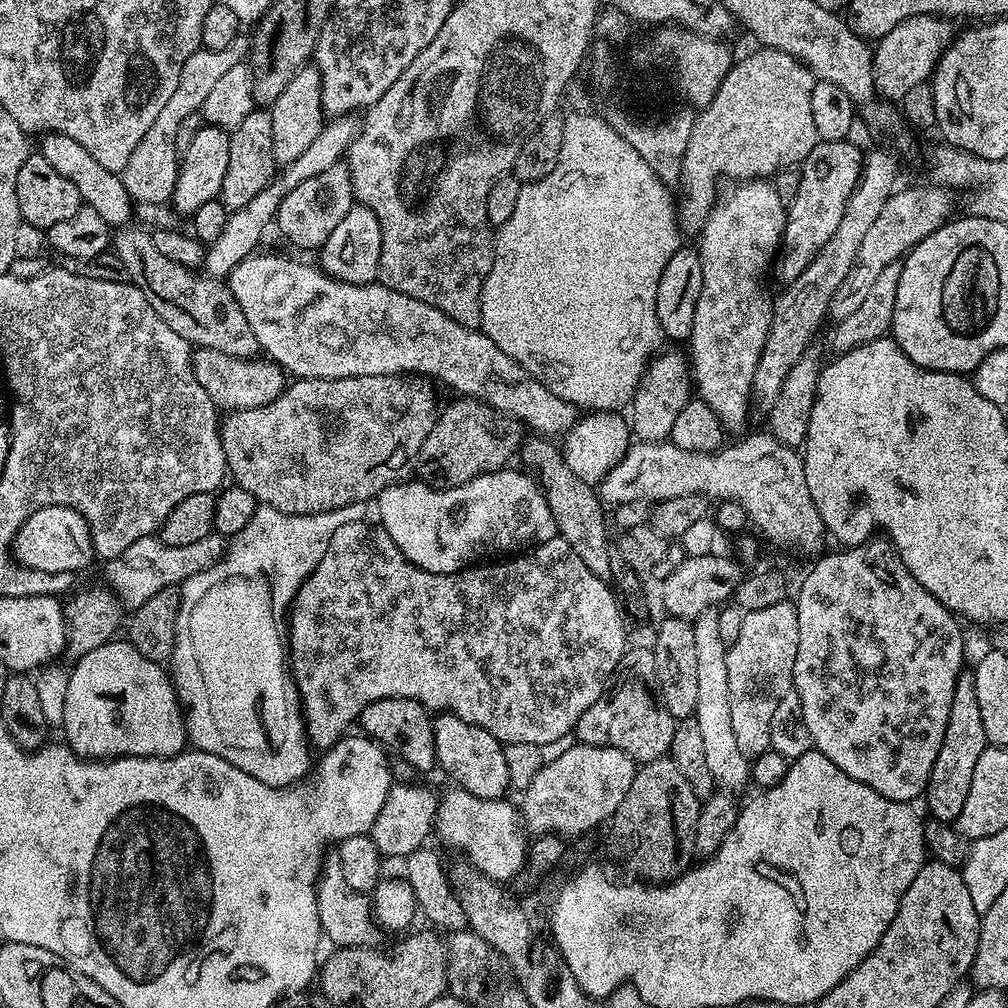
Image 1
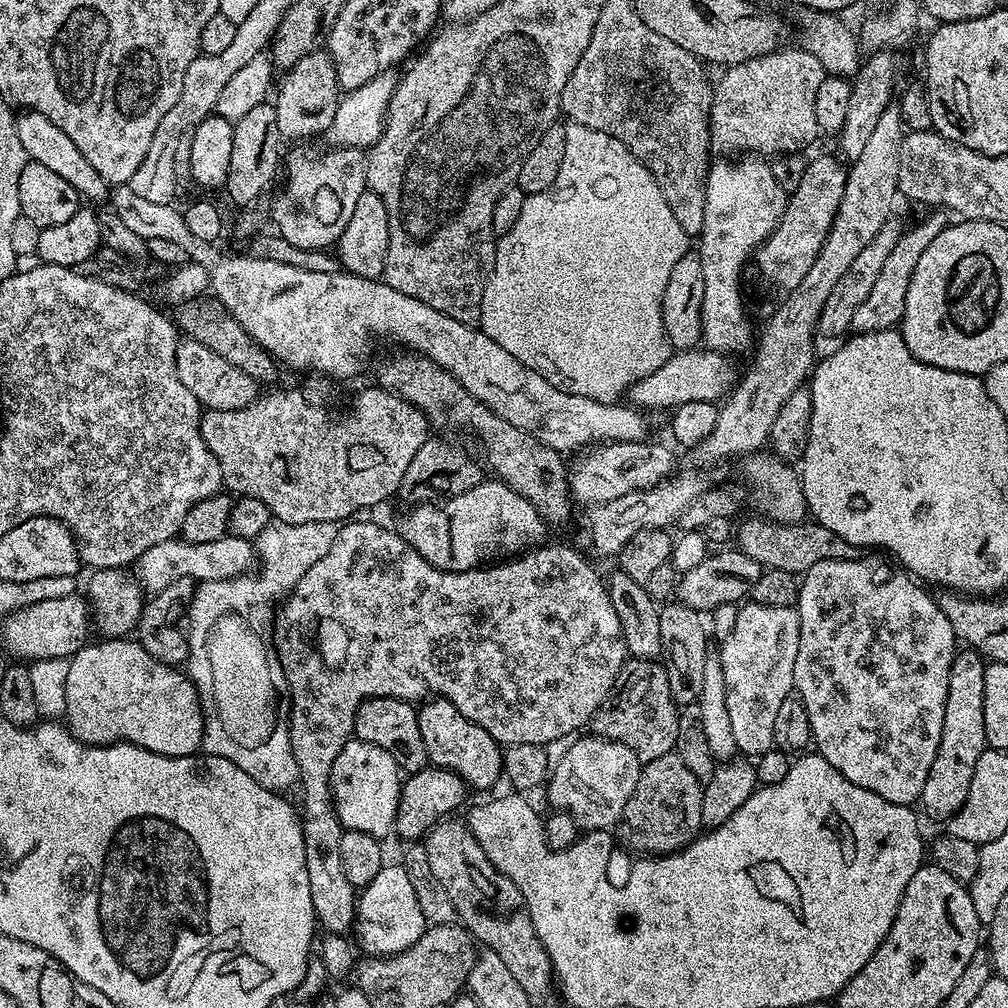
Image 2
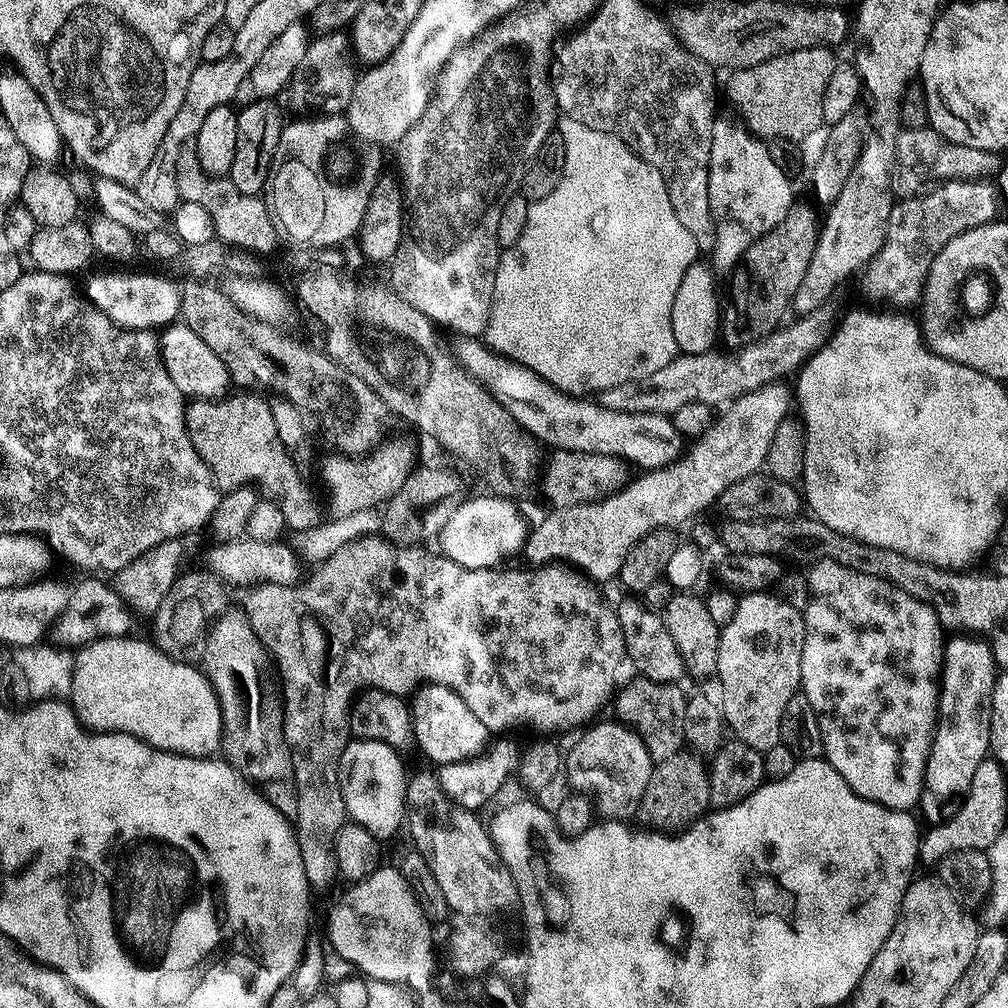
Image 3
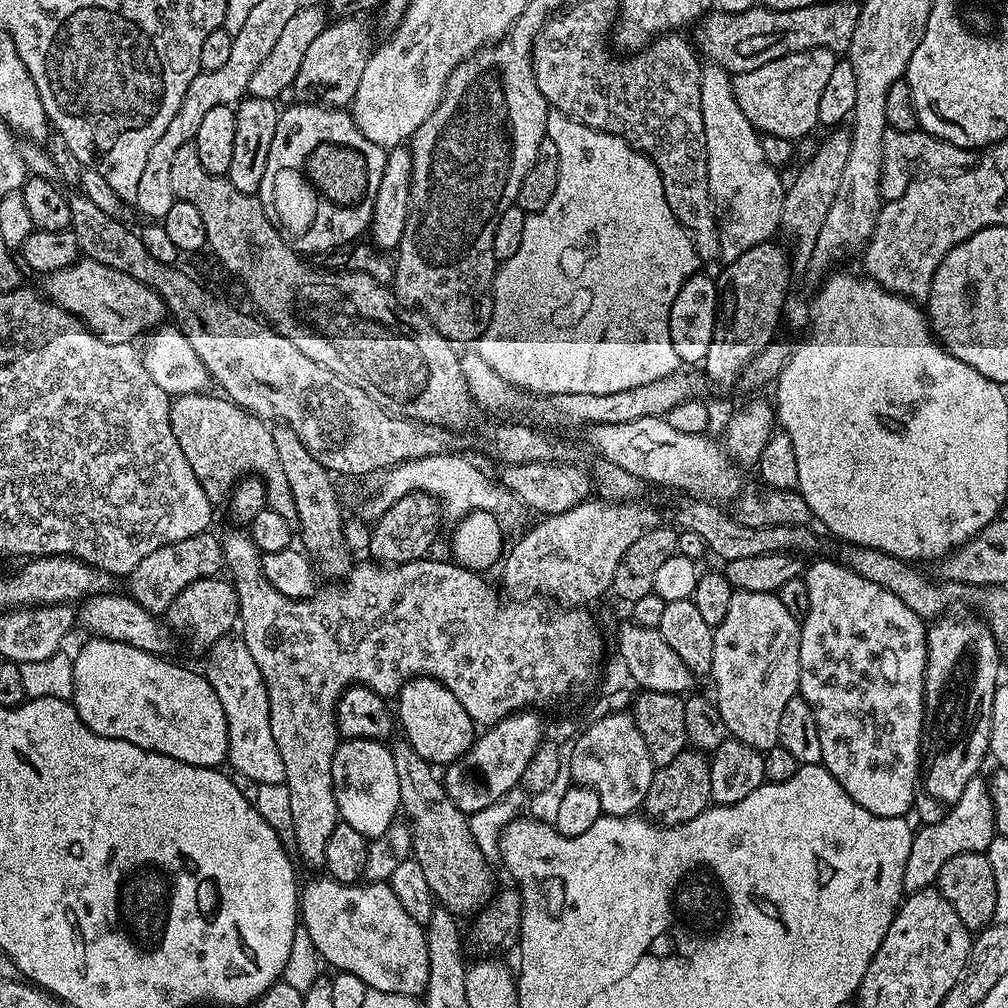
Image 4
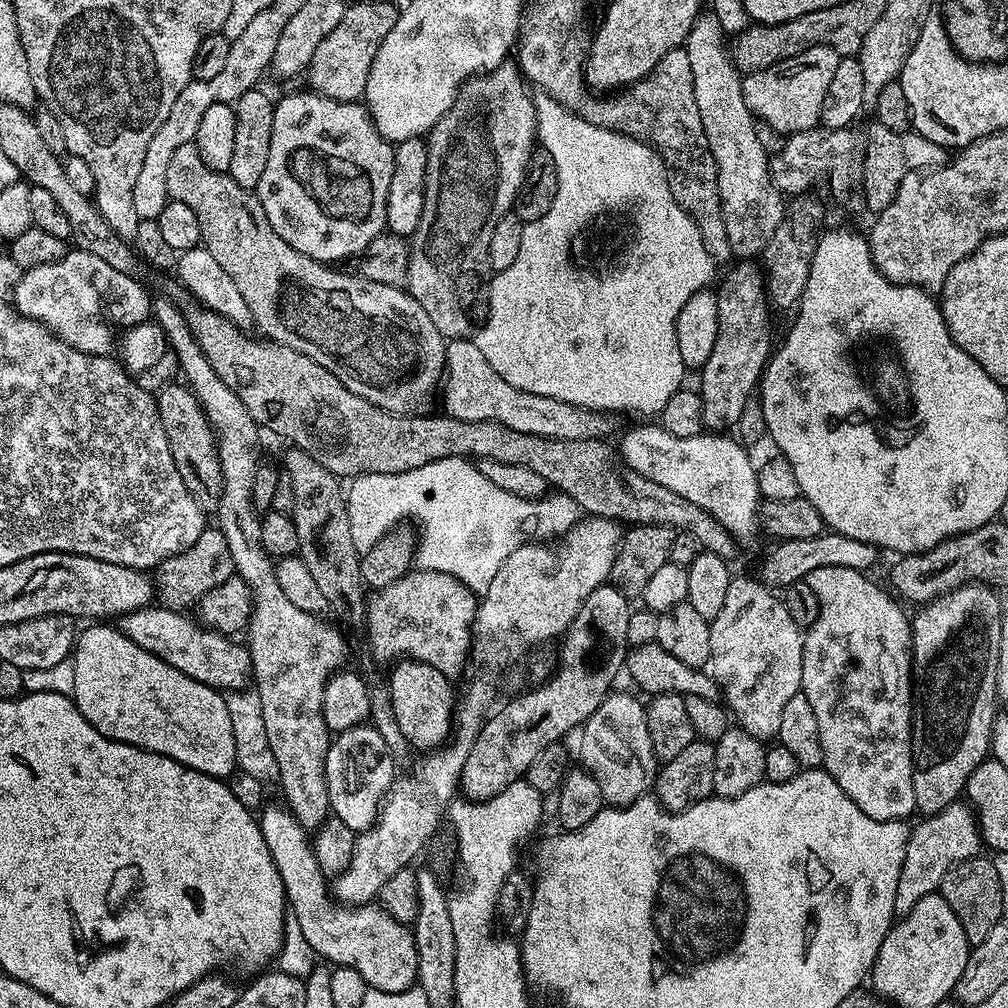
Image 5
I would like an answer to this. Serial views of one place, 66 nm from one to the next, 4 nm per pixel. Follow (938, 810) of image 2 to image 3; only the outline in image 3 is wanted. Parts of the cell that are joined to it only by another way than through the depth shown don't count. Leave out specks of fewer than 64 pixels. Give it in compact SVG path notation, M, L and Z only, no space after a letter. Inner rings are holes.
M956 634L945 643L944 663L938 681L940 698L936 731L932 734L932 749L926 762L924 789L918 805L919 815L924 815L929 825L940 824L945 820L954 801L963 797L970 782L974 782L978 766L989 759L992 690L997 675L996 659L983 639Z

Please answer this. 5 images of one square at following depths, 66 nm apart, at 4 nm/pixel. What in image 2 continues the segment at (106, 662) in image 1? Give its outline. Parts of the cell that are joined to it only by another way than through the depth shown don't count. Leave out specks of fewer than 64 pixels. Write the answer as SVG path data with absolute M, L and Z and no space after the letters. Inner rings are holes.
M104 638L99 641L101 644L89 642L83 648L79 648L74 655L68 660L70 666L70 674L66 678L66 717L67 727L72 735L79 738L84 744L133 744L139 748L150 750L154 754L162 754L163 756L194 756L201 751L204 734L204 710L201 708L200 696L196 692L196 687L192 685L191 680L183 671L177 670L171 664L163 664L158 662L158 658L154 658L150 654L146 654L146 650L135 638Z

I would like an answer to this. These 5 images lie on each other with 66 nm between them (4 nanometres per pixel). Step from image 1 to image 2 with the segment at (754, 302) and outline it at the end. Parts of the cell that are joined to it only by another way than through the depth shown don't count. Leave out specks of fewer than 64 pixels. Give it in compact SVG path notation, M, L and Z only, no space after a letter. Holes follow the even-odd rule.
M720 158L709 167L704 182L704 221L698 237L698 255L702 262L702 334L703 347L709 352L744 352L753 347L754 328L752 320L744 309L744 296L740 293L740 275L744 267L749 267L756 250L764 244L764 239L772 235L782 218L788 196L774 179L771 163L764 158Z

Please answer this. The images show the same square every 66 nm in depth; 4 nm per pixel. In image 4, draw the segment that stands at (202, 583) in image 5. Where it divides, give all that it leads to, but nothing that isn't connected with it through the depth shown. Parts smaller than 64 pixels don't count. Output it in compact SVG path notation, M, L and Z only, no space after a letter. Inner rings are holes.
M205 530L196 536L162 546L158 550L154 550L154 554L146 554L146 558L142 558L142 562L138 562L138 566L134 566L134 570L129 572L126 577L127 595L136 600L148 612L164 614L167 613L170 602L174 602L174 598L178 594L182 594L182 590L186 590L186 586L190 586L190 582L198 582L207 576L220 576L225 559L224 546L219 535L211 536L210 533L211 531Z

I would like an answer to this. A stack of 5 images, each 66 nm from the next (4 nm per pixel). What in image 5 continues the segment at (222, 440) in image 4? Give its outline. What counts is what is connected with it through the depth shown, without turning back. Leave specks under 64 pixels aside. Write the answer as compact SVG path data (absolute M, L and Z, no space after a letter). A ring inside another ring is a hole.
M168 382L163 385L164 388L156 396L156 409L162 422L162 430L166 430L166 442L170 442L170 454L174 454L174 466L178 466L178 474L182 474L182 482L186 482L186 490L198 502L200 509L205 514L215 513L218 502L220 501L220 459L216 453L216 433L212 430L212 423L206 419L199 402L196 400L196 394L191 388L183 383Z

